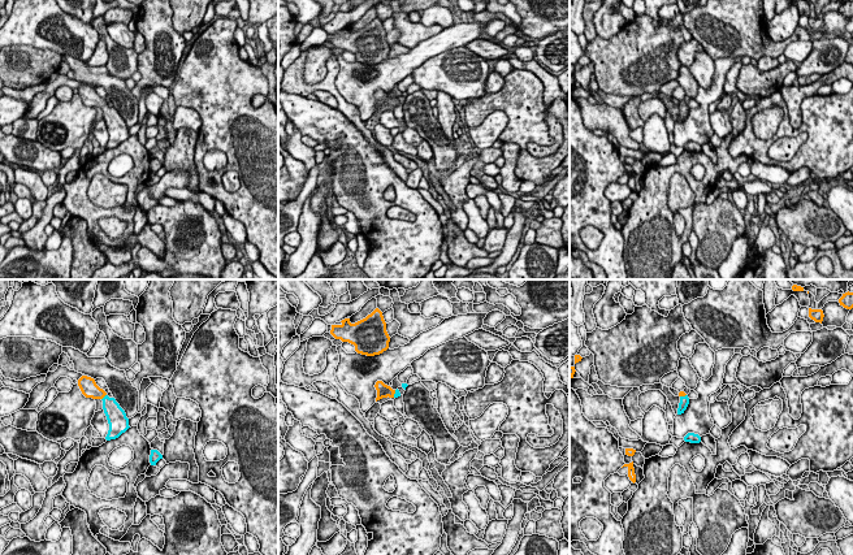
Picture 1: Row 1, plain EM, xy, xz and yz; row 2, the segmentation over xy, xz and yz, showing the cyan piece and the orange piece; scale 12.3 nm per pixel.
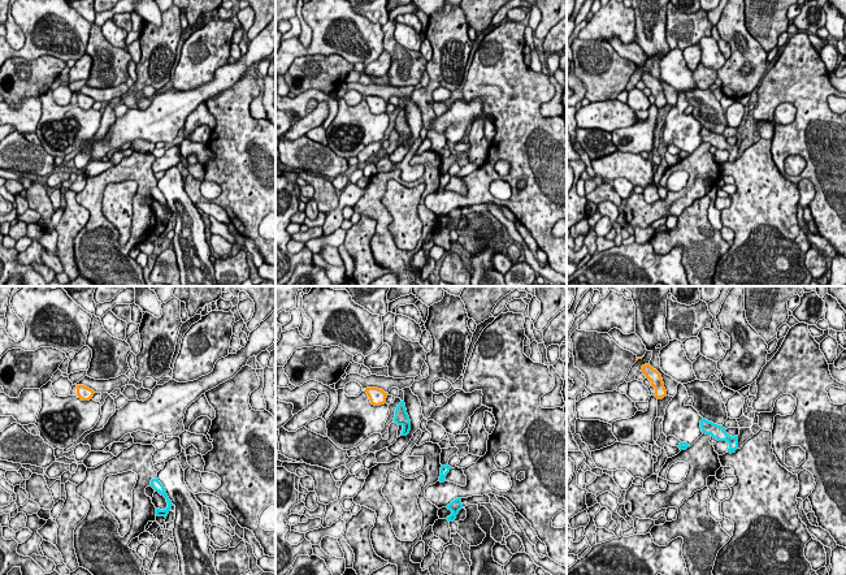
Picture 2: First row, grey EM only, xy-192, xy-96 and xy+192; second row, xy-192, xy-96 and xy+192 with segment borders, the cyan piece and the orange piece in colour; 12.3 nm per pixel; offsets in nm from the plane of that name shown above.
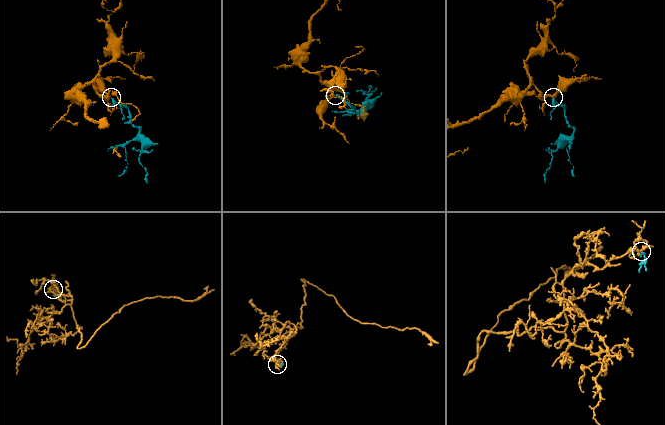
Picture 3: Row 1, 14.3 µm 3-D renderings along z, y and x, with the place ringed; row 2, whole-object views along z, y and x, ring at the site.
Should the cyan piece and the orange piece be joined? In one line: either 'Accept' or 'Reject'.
Accept

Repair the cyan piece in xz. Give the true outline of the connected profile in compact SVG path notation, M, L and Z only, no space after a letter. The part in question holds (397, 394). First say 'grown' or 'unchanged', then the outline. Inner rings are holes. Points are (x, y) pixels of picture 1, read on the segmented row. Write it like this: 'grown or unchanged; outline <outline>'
grown; outline M377 381L374 385L377 390L377 398L376 402L382 399L382 398L398 398L400 396L399 390L393 390L390 386L385 385L382 381Z

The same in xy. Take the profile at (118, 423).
grown; outline M82 376L78 380L78 386L86 398L103 400L103 409L109 424L109 430L105 437L107 441L118 438L130 428L125 411L114 398L109 398L107 393L96 385L94 378Z

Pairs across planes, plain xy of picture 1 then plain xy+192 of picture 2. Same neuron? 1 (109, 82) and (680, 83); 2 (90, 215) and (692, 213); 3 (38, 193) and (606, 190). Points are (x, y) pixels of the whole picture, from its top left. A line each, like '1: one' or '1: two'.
1: two
2: two
3: one

